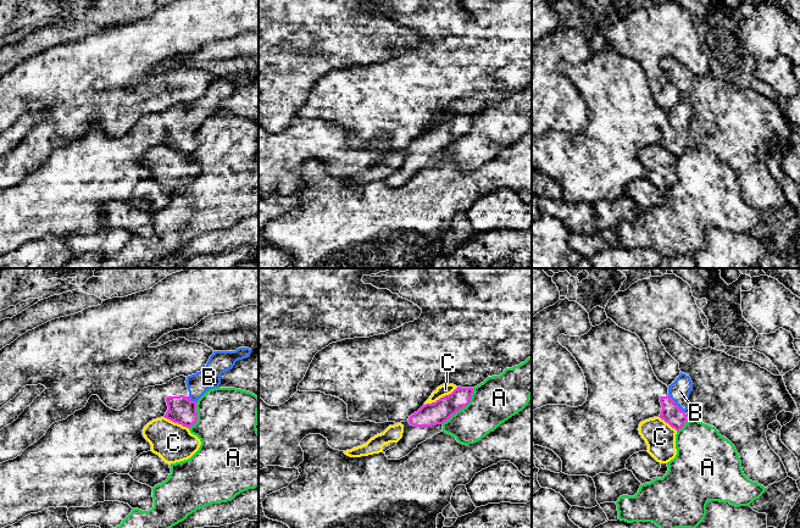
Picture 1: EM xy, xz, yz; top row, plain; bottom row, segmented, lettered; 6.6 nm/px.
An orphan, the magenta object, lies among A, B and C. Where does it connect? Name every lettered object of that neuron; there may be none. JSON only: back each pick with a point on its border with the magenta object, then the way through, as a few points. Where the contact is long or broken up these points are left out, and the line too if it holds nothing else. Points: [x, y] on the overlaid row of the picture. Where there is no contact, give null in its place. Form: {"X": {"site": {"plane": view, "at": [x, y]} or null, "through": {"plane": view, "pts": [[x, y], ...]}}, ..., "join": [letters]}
{"B": {"site": {"plane": "yz", "at": [674, 404]}, "through": {"plane": "yz", "pts": [[671, 413], [674, 404], [679, 390]]}}, "join": ["B"]}

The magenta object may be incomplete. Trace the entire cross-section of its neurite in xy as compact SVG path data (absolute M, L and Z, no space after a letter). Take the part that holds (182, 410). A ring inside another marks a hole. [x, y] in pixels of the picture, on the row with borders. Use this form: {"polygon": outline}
{"polygon": "M239 348L235 351L213 351L206 366L195 374L187 377L188 396L167 396L168 410L165 418L191 427L198 421L198 400L210 389L220 388L221 374L232 369L237 361L249 357L251 349Z"}

